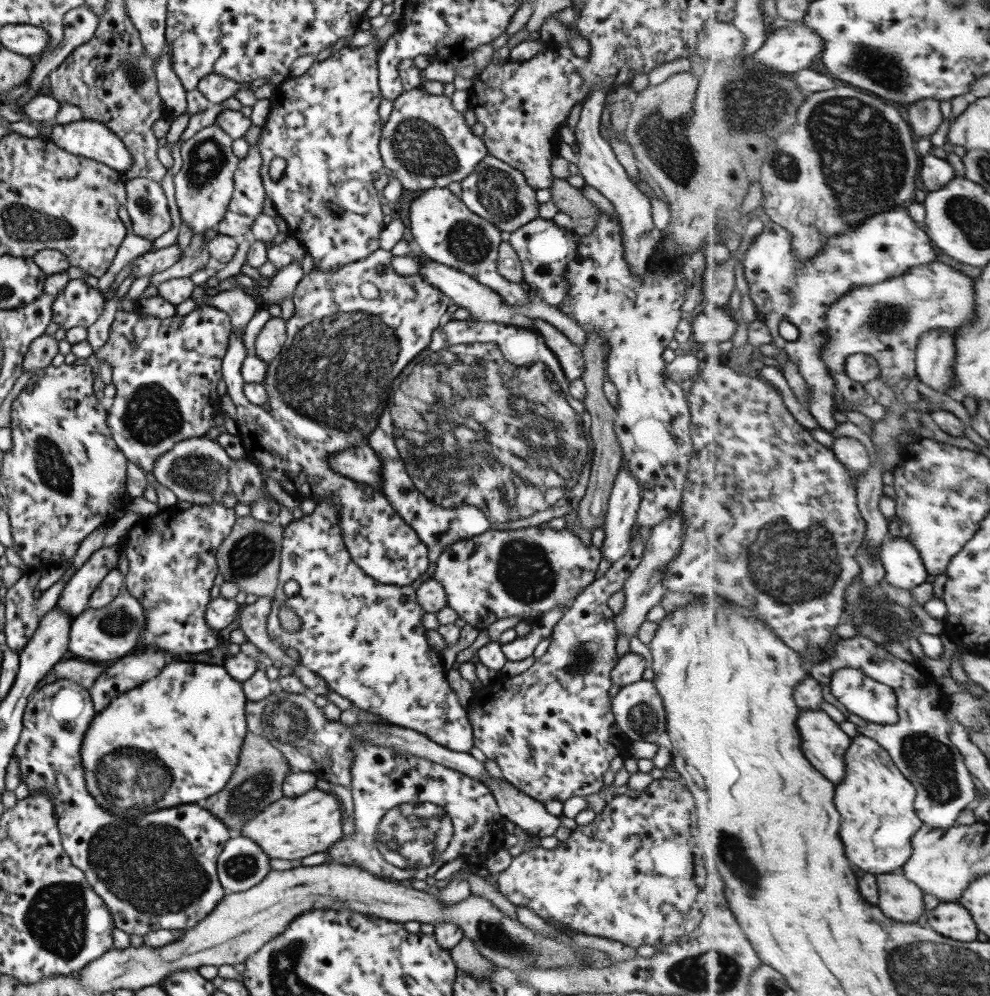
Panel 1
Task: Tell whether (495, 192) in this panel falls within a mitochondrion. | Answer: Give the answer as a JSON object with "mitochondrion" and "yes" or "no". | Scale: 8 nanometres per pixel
{"mitochondrion":"yes"}

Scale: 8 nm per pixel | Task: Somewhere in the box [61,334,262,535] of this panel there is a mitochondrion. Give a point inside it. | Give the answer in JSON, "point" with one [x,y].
{"point":[151,415]}

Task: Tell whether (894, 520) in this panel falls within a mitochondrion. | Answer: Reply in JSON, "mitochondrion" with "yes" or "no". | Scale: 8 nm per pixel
{"mitochondrion":"no"}

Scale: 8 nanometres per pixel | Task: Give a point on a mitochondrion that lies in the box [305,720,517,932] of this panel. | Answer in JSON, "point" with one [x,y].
{"point":[416,834]}

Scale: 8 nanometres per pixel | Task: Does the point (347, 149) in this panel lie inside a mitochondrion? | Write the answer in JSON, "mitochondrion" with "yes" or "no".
{"mitochondrion":"no"}

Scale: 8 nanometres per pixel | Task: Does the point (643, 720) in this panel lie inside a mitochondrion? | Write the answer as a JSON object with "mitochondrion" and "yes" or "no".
{"mitochondrion":"yes"}

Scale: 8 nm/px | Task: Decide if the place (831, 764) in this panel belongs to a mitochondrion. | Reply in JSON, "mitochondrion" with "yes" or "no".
{"mitochondrion":"no"}

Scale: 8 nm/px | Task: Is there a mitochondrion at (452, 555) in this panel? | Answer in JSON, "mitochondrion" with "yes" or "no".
{"mitochondrion":"no"}

